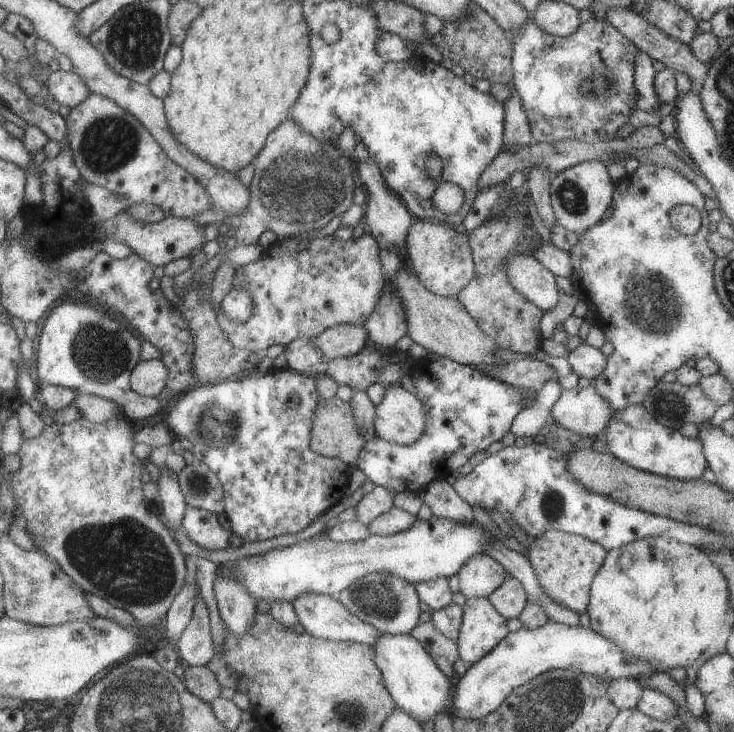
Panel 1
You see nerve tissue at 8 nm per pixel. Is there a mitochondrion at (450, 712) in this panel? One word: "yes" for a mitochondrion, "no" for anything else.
no

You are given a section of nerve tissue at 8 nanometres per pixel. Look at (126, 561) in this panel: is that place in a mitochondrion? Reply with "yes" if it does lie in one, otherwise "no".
yes

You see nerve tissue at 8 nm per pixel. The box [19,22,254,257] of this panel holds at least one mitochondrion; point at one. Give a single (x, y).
(110, 143)

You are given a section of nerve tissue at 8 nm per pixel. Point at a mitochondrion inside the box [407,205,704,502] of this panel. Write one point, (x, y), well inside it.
(641, 289)

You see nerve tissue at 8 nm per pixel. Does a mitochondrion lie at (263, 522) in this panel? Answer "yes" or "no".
no

